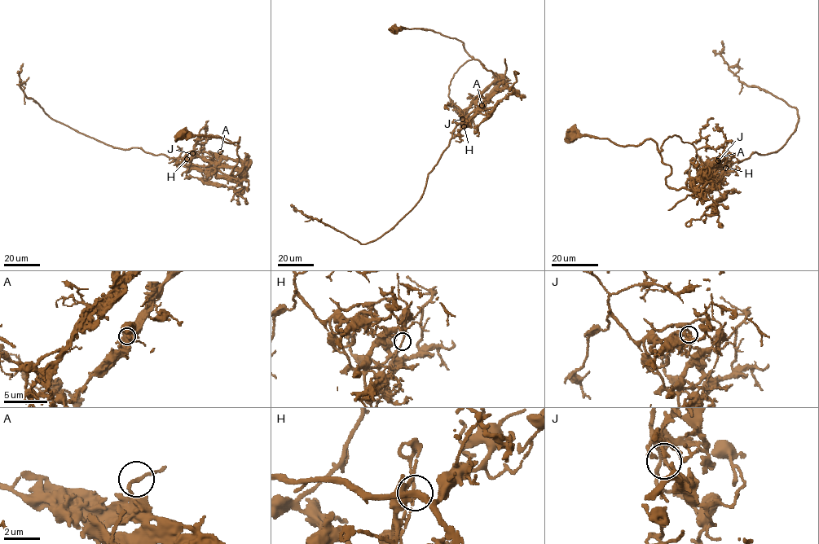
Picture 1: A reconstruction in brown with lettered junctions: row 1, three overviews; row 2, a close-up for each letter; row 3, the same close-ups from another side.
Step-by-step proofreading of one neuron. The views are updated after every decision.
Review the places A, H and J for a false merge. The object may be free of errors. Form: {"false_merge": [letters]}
{"false_merge": ["J"]}

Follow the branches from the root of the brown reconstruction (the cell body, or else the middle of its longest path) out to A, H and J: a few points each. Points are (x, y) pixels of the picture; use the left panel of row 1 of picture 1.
A: (182, 136), (222, 137), (228, 142), (239, 142), (239, 137), (239, 157), (231, 174), (246, 167), (220, 151)
H: (182, 136), (222, 137), (228, 142), (239, 138), (239, 146), (206, 135), (195, 142), (188, 165), (187, 159)
J: (182, 136), (222, 137), (228, 142), (239, 142), (239, 137), (239, 146), (206, 135), (197, 140), (192, 153)

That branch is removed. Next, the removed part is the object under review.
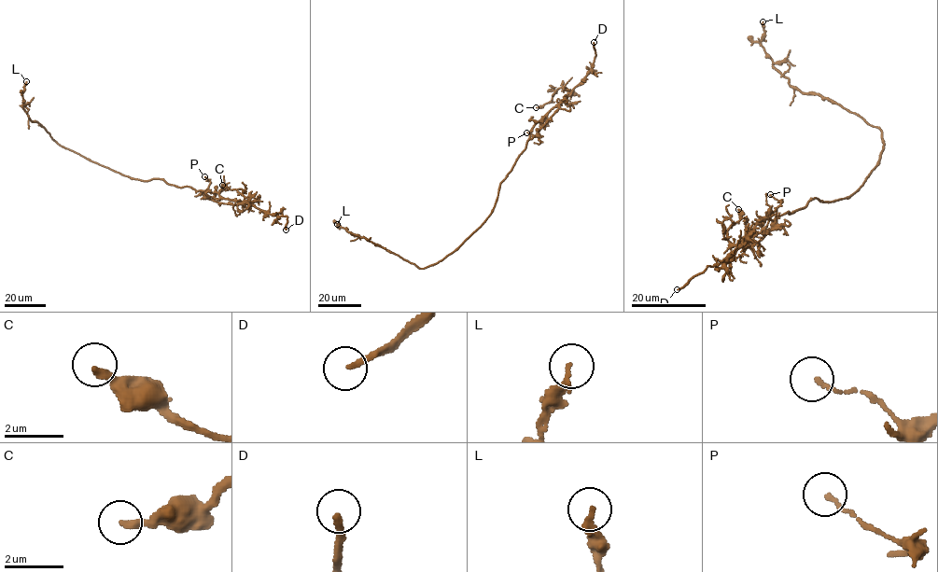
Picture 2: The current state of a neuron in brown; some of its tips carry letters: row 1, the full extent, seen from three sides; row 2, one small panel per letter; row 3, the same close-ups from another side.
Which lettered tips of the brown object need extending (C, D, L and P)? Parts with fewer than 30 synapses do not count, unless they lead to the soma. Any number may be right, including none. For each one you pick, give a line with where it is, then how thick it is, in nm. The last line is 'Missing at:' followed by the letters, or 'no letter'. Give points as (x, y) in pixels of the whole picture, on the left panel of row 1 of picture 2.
D: place (286, 230); calibre 190 nm
Missing at: D

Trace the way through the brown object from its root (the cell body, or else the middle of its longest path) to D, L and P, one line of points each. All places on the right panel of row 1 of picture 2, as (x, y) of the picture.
D: (842, 199), (821, 202), (814, 198), (790, 214), (759, 219), (732, 258), (720, 267), (706, 267), (677, 289)
L: (842, 199), (858, 191), (876, 165), (884, 143), (881, 132), (836, 104), (789, 84), (761, 45), (762, 21)
P: (842, 199), (821, 202), (814, 198), (790, 214), (759, 219), (764, 237), (777, 223), (780, 203), (770, 194)

